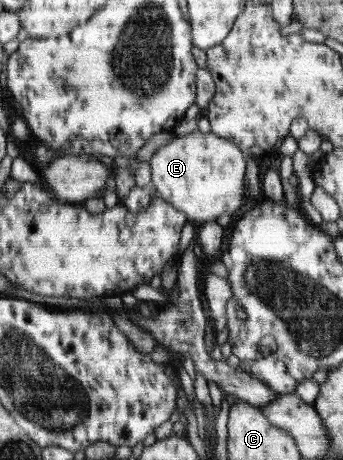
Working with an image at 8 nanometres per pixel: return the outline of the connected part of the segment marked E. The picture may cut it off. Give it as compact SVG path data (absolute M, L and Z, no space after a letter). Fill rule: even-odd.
M197 130L185 137L175 135L172 141L168 145L162 145L149 161L152 172L151 187L163 201L182 211L191 221L210 222L224 213L232 216L248 201L245 194L246 155L231 140L217 137L214 133L201 133Z

